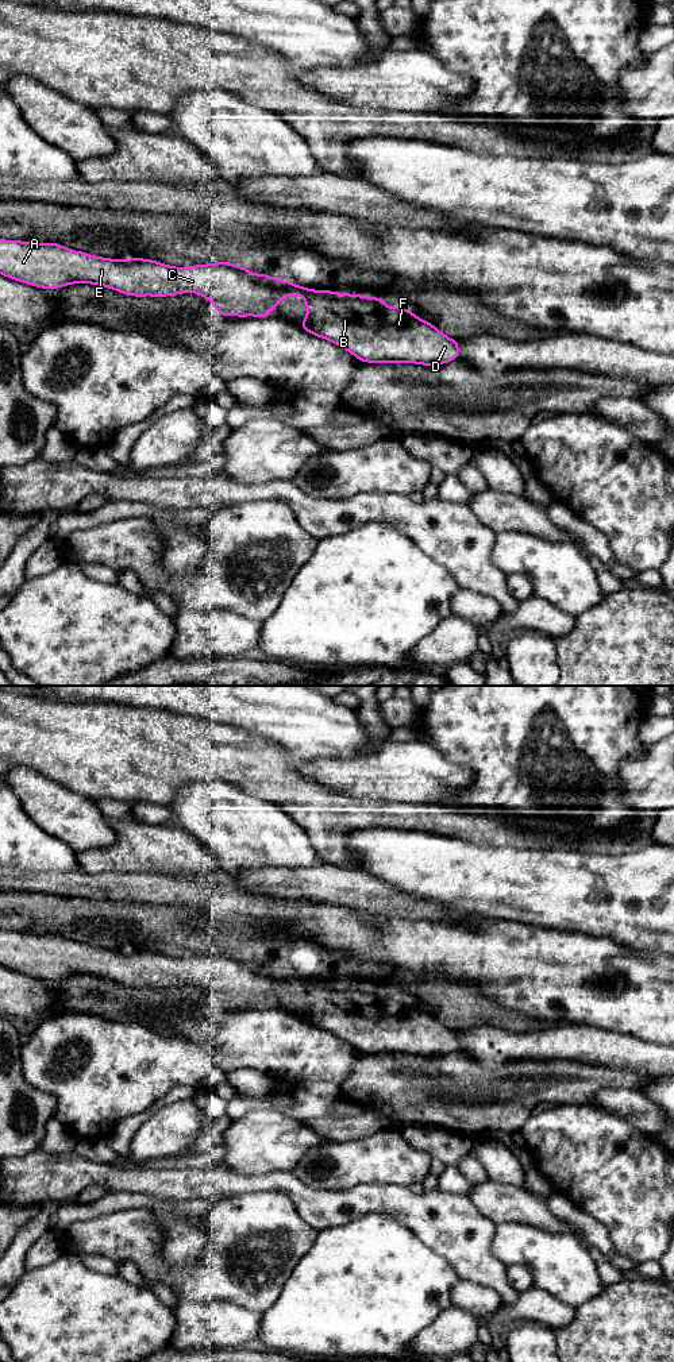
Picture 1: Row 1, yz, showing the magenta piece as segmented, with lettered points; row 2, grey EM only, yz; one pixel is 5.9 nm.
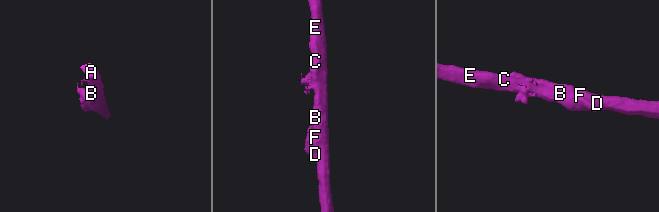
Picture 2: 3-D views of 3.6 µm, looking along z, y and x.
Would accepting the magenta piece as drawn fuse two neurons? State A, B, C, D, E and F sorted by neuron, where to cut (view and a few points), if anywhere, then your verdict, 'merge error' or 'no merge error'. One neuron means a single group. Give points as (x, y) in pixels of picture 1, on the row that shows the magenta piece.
A B C D E F | no cut | no merge error

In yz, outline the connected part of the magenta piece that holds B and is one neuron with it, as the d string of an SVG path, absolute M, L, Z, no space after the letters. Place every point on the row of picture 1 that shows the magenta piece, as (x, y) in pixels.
M0 239L0 274L42 289L57 289L70 283L93 283L126 296L166 297L196 293L208 298L219 316L257 316L267 319L270 309L288 296L301 296L307 301L308 316L300 327L347 350L358 360L367 363L417 363L435 366L452 362L459 355L459 342L443 335L434 324L415 316L407 306L392 309L381 297L336 293L303 288L266 274L254 274L244 266L224 261L190 267L173 267L158 261L131 258L108 259L66 248L58 243L20 242Z

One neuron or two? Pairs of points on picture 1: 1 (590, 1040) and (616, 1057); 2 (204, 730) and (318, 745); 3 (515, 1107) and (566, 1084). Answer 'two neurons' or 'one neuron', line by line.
1: one neuron
2: two neurons
3: one neuron

